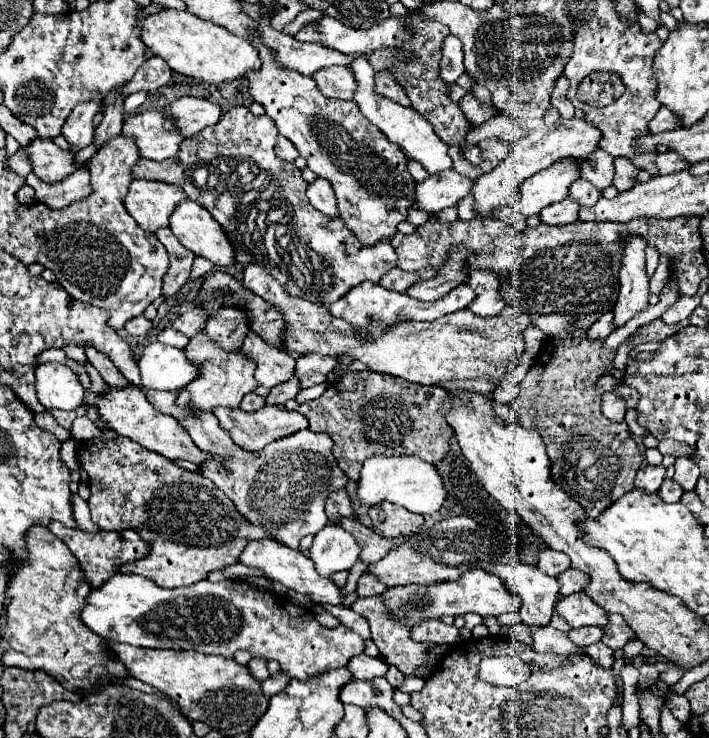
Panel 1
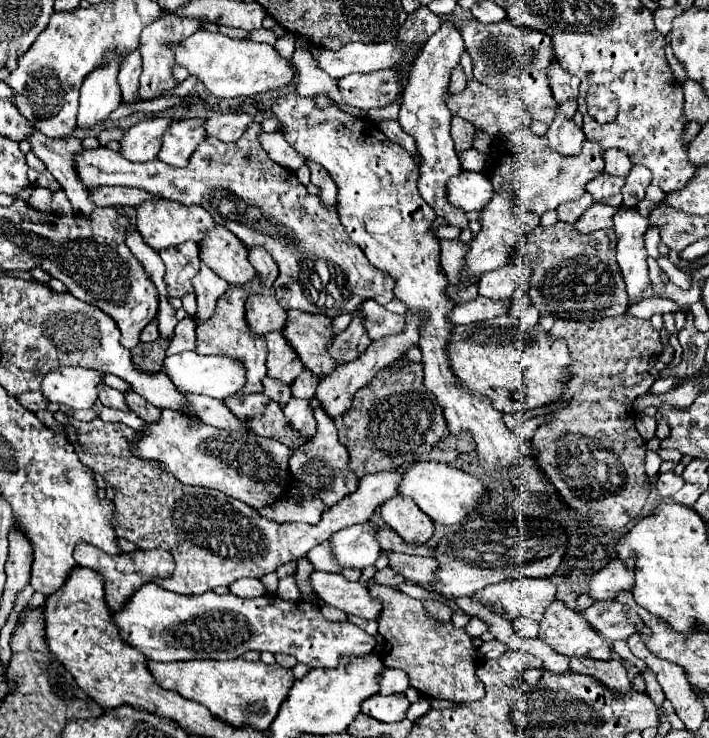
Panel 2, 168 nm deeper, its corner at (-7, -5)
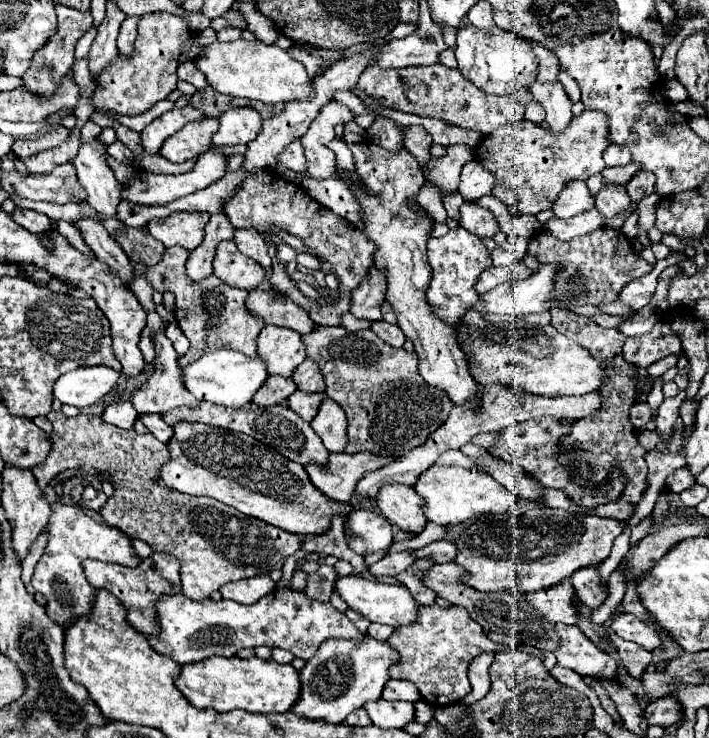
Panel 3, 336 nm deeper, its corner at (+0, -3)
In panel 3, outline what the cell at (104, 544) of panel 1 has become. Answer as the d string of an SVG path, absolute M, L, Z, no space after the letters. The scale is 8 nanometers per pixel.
M153 553L147 559L143 559L137 567L123 567L123 565L117 565L117 563L85 559L83 571L85 571L87 581L95 589L103 587L121 601L121 605L127 611L127 623L143 635L147 635L147 633L153 635L153 631L157 631L157 625L153 623L153 619L155 619L153 601L161 593L179 593L179 585L181 585L179 583L179 563L169 553Z

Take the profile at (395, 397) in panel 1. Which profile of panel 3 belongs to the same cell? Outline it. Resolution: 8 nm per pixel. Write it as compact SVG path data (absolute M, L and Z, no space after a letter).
M317 325L311 333L301 335L301 339L305 343L307 357L313 359L321 369L321 375L327 383L325 393L333 401L337 401L343 407L343 411L347 413L347 421L349 421L347 439L349 441L347 441L345 453L371 451L371 453L381 453L381 455L389 455L389 457L405 455L413 447L421 445L449 417L449 411L453 407L451 399L443 391L429 387L419 377L417 355L407 353L405 349L391 347L389 343L379 339L371 329L351 333L351 331L345 331L343 327Z

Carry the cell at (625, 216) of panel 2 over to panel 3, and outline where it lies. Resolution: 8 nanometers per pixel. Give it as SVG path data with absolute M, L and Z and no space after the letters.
M603 187L595 199L595 207L603 217L611 219L621 213L627 213L631 209L631 199L625 191L625 187Z

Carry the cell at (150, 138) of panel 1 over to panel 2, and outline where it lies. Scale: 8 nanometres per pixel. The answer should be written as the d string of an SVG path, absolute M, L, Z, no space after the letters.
M204 119L176 121L162 137L162 149L158 153L158 159L172 167L186 167L190 155L204 139Z

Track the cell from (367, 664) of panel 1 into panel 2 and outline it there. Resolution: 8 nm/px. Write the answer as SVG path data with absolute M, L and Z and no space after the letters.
M384 669L380 677L380 693L382 695L394 695L394 693L404 693L410 687L408 675L400 669Z

